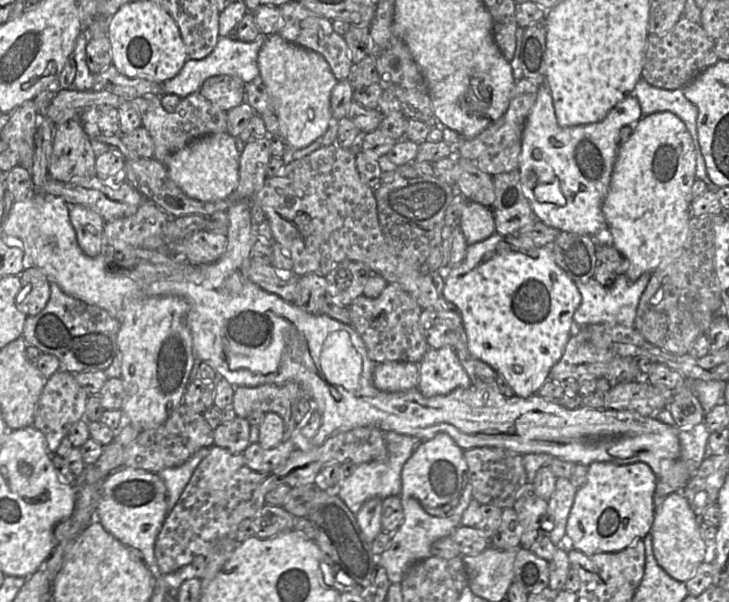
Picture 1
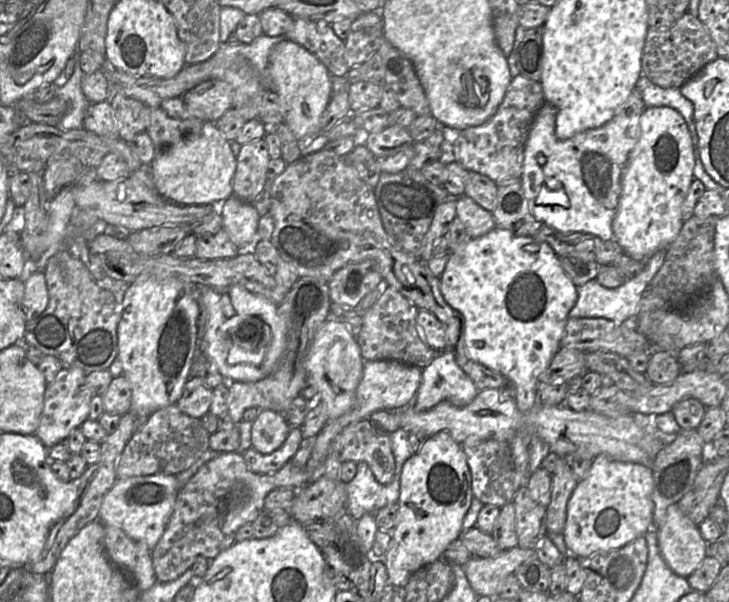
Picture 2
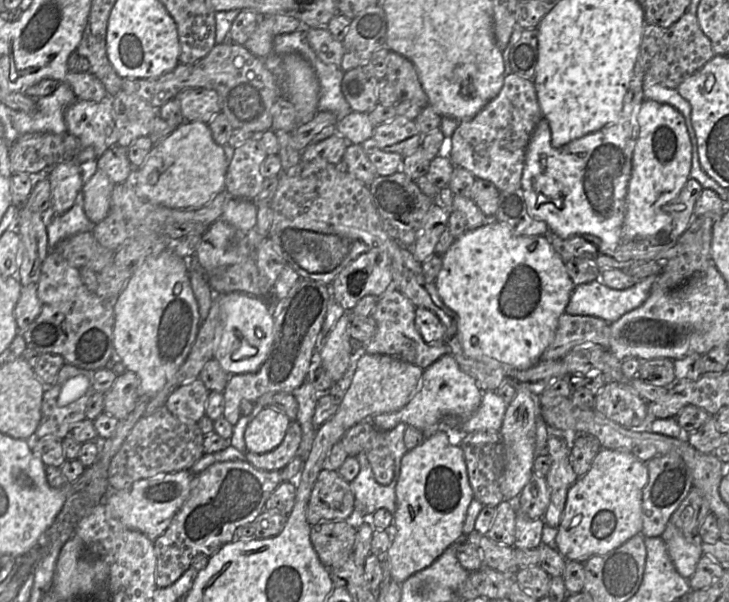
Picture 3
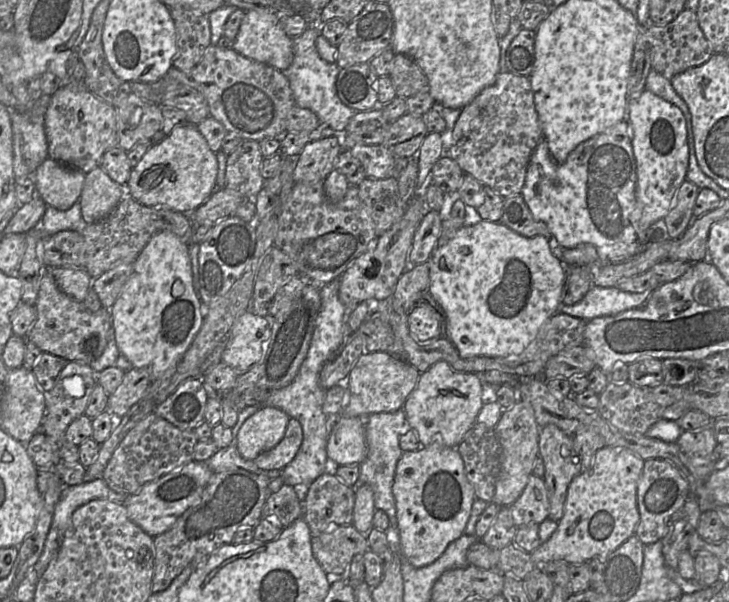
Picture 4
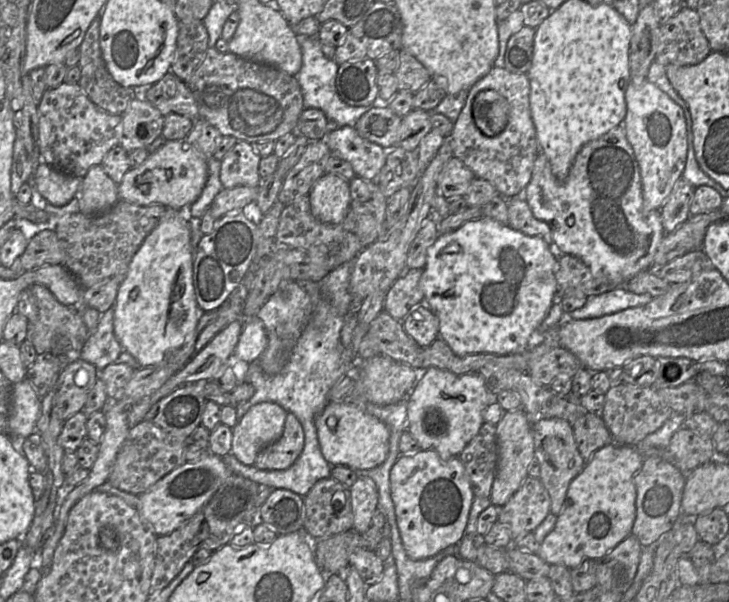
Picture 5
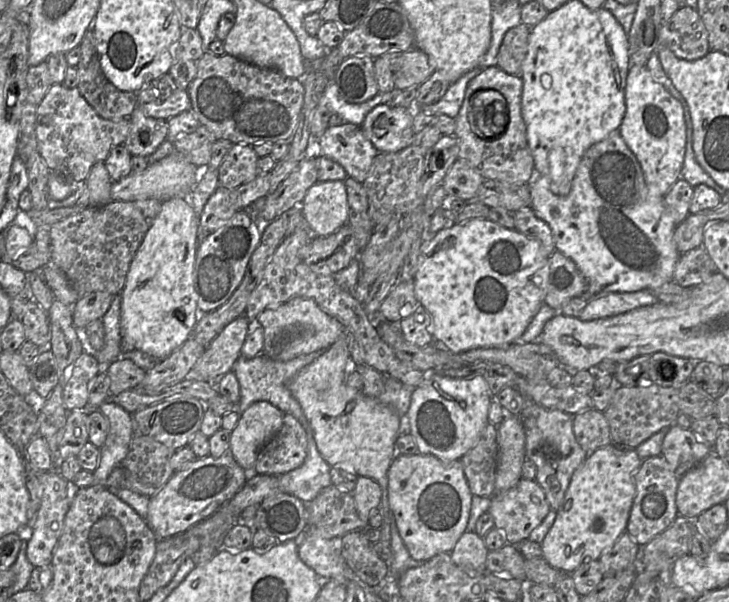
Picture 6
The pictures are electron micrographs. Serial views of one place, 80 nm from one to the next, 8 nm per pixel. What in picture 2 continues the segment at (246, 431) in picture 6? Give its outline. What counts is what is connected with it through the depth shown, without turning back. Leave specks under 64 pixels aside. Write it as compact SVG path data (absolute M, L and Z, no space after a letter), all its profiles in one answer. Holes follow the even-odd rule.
M261 410L252 423L251 445L261 454L270 454L282 446L291 427L285 415Z

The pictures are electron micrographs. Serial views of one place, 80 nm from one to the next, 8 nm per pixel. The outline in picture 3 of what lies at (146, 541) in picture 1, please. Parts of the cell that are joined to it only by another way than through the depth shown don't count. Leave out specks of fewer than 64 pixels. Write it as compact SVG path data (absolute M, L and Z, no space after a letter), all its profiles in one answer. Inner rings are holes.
M182 470L134 482L123 490L110 489L103 501L110 514L124 526L144 534L155 541L169 527L176 513L183 506L190 490L193 474Z

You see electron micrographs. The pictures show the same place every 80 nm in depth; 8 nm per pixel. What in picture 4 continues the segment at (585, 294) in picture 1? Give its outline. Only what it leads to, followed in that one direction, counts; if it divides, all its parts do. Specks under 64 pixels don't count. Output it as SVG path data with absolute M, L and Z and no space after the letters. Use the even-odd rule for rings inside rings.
M592 285L587 294L574 305L562 305L559 312L585 321L601 316L614 316L641 306L653 290L642 293L622 291L618 287Z

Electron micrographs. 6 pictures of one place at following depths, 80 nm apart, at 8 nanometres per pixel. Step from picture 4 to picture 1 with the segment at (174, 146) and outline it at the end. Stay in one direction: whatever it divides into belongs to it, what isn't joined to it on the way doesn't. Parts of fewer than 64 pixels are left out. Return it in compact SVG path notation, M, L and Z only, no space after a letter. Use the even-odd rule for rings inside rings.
M227 132L212 133L199 137L176 152L166 164L174 183L190 198L214 202L235 194L239 181L240 152L235 137Z

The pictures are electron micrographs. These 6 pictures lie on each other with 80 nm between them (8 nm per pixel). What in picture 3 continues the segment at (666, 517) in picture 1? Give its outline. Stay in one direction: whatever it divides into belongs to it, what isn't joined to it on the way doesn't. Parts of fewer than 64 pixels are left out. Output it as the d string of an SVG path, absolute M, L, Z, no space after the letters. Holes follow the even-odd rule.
M670 520L661 537L666 543L667 551L678 573L689 579L703 555L701 538L687 539Z

